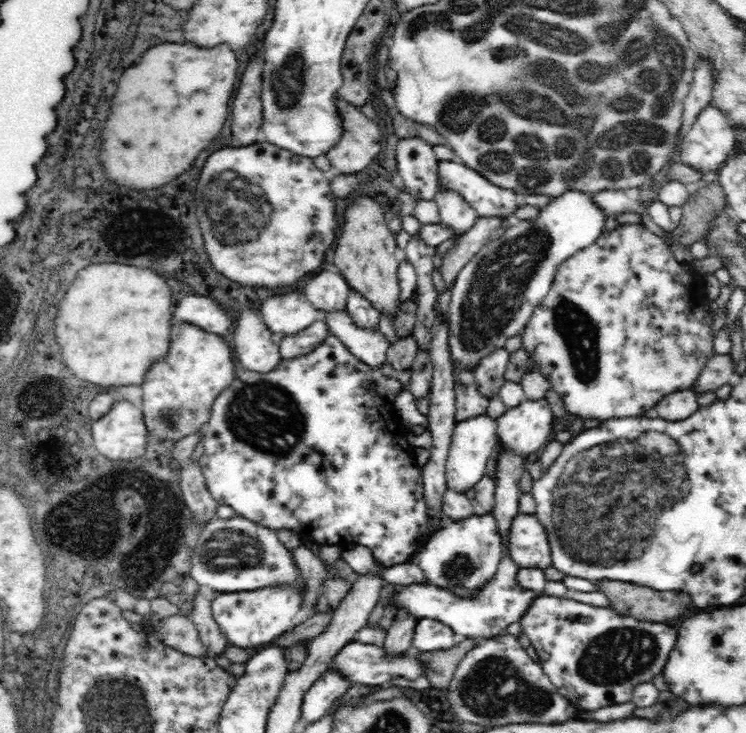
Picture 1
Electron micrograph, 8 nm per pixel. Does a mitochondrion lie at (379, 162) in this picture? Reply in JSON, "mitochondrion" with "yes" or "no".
{"mitochondrion":"no"}

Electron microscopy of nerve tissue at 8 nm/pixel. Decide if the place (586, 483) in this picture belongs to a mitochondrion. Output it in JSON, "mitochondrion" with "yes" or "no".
{"mitochondrion":"yes"}

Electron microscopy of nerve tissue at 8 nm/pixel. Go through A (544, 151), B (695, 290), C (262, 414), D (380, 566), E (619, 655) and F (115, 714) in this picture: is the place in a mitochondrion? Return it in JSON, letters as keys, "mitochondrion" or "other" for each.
{"A":"mitochondrion","B":"other","C":"mitochondrion","D":"other","E":"mitochondrion","F":"mitochondrion"}

